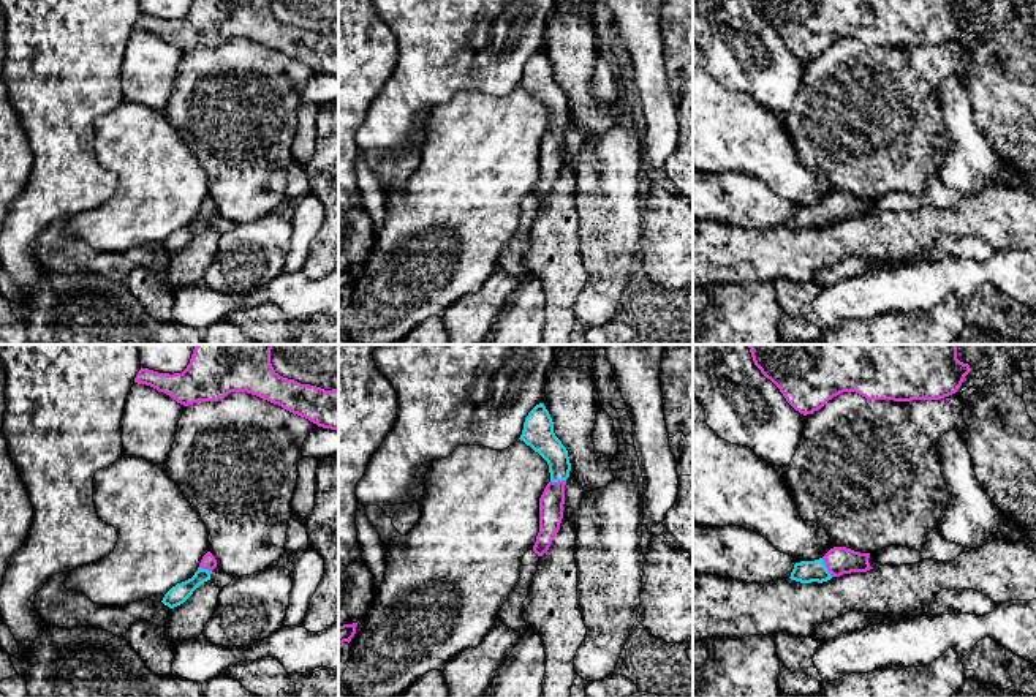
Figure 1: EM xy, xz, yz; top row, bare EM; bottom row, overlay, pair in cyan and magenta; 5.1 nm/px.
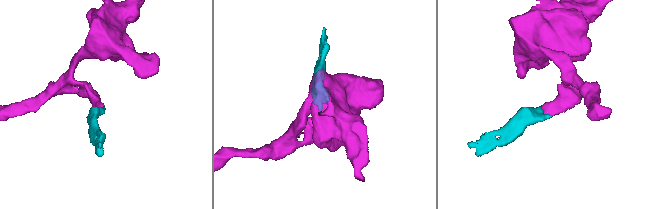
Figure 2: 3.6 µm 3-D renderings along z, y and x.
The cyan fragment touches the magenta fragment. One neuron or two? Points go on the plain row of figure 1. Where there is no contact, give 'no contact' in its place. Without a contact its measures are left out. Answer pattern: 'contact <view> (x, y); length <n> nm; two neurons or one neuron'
contact yz (826, 214); length 120 nm; one neuron

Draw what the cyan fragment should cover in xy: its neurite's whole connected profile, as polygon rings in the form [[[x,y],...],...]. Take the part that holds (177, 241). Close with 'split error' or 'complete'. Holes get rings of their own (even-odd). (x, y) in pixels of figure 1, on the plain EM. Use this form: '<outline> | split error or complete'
[[[207,198],[201,209],[198,217],[195,218],[195,221],[182,229],[177,229],[176,232],[172,232],[163,243],[163,250],[168,251],[169,254],[174,254],[180,250],[183,250],[191,240],[193,237],[202,231],[204,228],[210,226],[210,220],[212,217],[217,213],[217,205],[215,202]]] | split error

